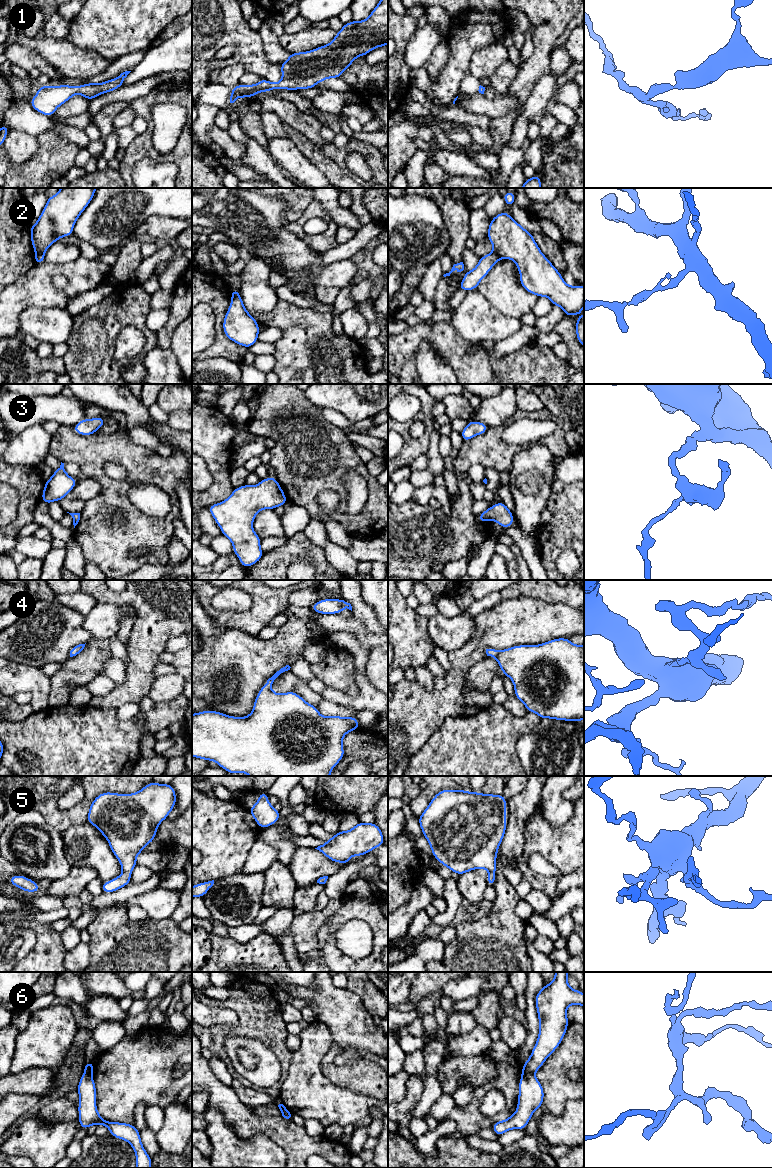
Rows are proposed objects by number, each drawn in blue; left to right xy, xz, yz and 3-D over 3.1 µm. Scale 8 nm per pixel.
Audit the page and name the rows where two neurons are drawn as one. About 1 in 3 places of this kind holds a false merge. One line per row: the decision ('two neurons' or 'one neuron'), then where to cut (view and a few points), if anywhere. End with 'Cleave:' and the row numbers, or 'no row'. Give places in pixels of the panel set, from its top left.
1: one neuron | no cut
2: two neurons | xy (35, 252), (43, 254)
3: one neuron | no cut
4: one neuron | no cut
5: one neuron | no cut
6: two neurons | yz (523, 1070), (533, 1074)
Cleave: 2, 6

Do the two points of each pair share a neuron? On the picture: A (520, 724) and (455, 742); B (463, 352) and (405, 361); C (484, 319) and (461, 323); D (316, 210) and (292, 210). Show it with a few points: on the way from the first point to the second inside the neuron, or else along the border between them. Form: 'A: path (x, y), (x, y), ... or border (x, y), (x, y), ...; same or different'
A: path (504, 729), (495, 731), (484, 742), (471, 742); same
B: path (446, 341), (440, 335), (421, 335), (412, 344); same
C: path (478, 320), (467, 320); same
D: border (312, 200), (295, 220), (286, 221); different

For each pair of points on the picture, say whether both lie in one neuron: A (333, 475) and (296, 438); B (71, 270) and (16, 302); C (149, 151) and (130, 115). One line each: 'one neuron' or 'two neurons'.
A: one neuron
B: one neuron
C: two neurons

